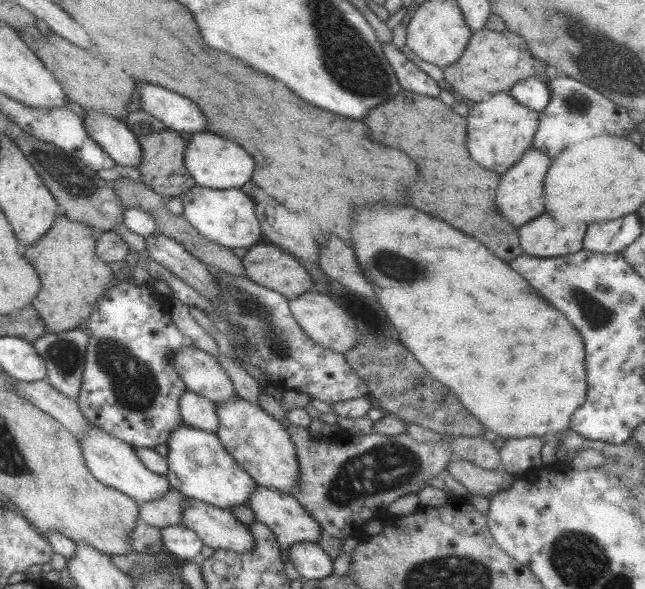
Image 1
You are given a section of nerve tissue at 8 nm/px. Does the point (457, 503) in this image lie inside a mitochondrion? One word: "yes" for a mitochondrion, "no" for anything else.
no

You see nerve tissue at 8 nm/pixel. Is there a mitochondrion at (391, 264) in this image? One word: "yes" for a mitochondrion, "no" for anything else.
yes

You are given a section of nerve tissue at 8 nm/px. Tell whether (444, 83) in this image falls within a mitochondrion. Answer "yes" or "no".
no

